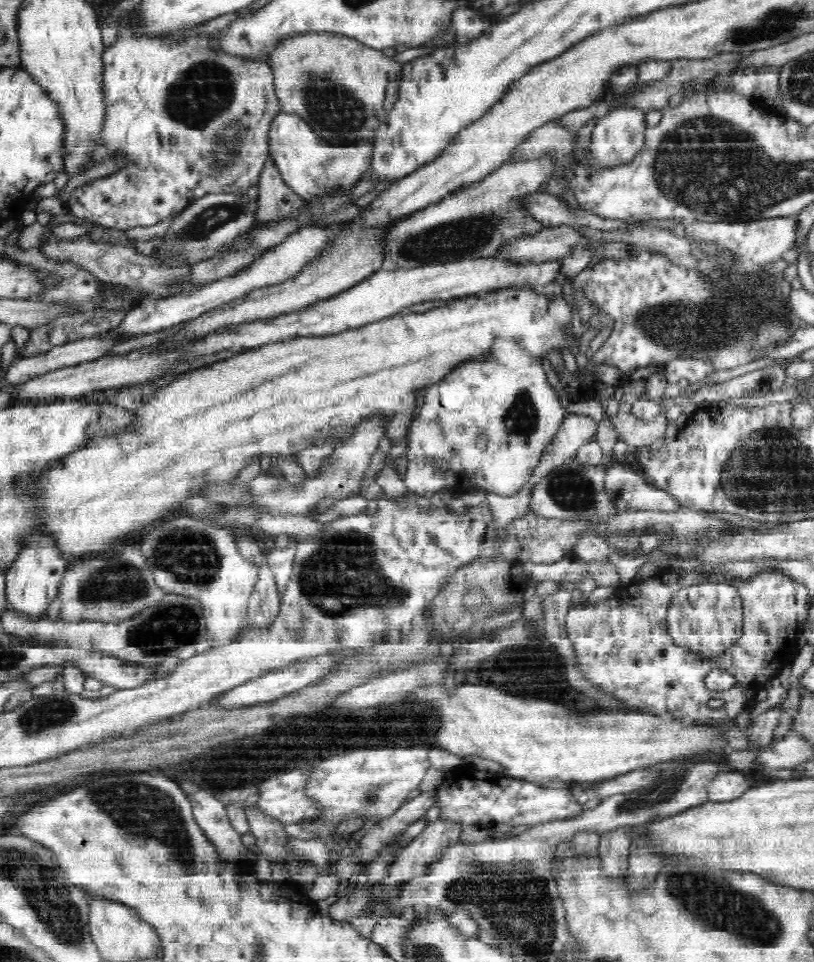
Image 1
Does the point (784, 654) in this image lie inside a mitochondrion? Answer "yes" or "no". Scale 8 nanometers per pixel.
no

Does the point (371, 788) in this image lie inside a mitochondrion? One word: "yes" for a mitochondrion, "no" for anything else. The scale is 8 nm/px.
yes

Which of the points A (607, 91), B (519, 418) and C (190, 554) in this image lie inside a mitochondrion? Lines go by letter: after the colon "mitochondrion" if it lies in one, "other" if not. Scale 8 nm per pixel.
A: other
B: mitochondrion
C: mitochondrion

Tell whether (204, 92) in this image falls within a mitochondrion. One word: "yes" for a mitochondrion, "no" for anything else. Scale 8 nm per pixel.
yes

